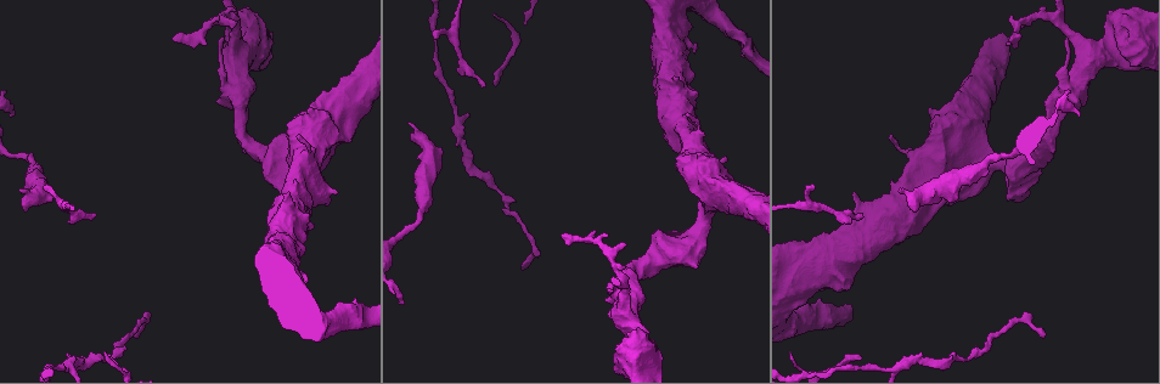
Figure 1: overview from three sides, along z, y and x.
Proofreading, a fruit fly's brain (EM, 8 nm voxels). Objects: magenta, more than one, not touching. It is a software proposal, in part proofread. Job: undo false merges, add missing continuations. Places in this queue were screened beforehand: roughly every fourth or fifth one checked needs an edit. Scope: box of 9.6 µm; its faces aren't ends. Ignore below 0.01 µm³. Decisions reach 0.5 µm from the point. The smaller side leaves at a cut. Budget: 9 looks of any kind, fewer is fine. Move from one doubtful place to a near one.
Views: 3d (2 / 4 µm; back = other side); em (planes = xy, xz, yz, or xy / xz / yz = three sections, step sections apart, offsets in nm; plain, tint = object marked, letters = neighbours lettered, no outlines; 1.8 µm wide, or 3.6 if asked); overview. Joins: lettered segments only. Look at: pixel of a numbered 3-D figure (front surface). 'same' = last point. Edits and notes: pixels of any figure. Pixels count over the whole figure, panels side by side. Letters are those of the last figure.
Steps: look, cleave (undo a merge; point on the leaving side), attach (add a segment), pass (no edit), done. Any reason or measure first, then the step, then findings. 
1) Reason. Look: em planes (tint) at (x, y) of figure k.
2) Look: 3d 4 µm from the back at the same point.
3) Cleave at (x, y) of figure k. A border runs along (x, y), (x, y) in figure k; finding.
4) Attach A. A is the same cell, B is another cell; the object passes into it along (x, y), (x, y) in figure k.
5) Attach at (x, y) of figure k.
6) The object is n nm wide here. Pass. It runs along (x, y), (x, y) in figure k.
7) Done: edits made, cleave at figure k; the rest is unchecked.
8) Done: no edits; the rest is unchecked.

Stops while still wide. Look: em 3.6 µm planes (letters) at (697, 267) of figure 1.

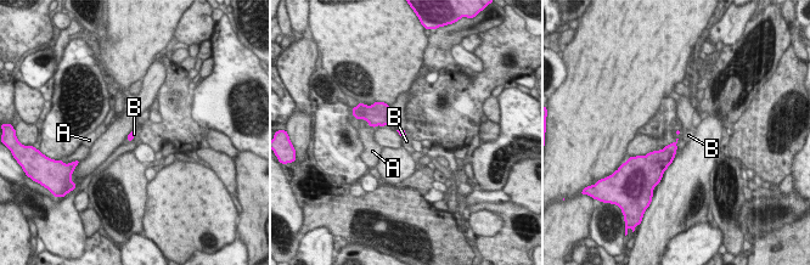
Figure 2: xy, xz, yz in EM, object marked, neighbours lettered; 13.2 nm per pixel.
Attach B. B is the same cell, A is another cell; the object passes into it along (401, 133), (405, 134), (406, 144) in figure 2; the neuron continues.

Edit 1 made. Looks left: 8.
Tapers out. Look: 3d 2 µm at (1068, 40) of figure 1.

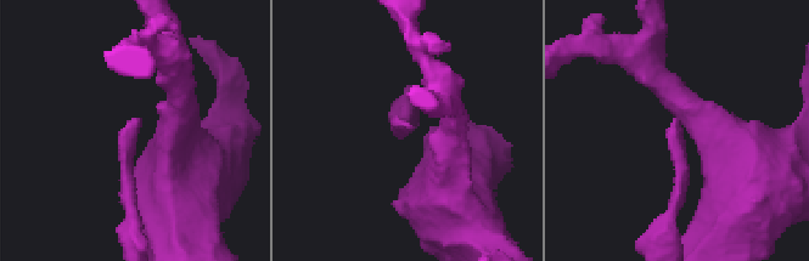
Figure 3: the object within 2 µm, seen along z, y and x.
Shape alone is not enough. Look: em planes (tint) at (136, 119) of figure 3.

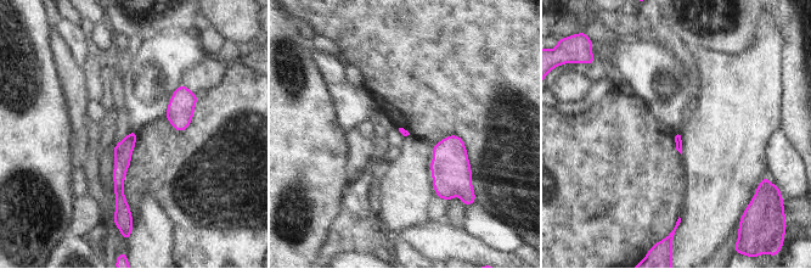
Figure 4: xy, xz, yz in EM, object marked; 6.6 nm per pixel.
What lies round it. Look: em planes (letters) at the same point.

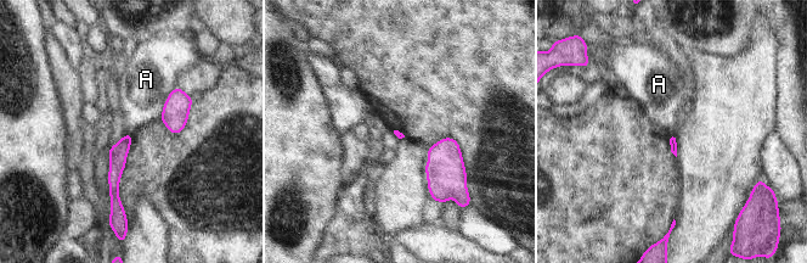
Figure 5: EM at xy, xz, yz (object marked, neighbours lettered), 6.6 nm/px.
Pass. A is another cell; it runs along (129, 136), (118, 152), (114, 207) in figure 5; none of them fits.

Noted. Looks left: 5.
An open end. Look: em planes (letters) at (528, 266) of figure 1.

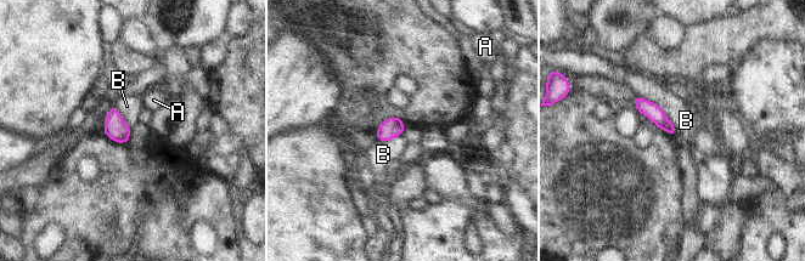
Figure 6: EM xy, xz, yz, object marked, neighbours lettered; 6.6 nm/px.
Pass. A and B are other cells; a border runs along (637, 95), (654, 101), (677, 131) in figure 6; no lettered segment goes on from it.

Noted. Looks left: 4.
Thin end. Look: 3d 4 µm at (496, 83) of figure 1.

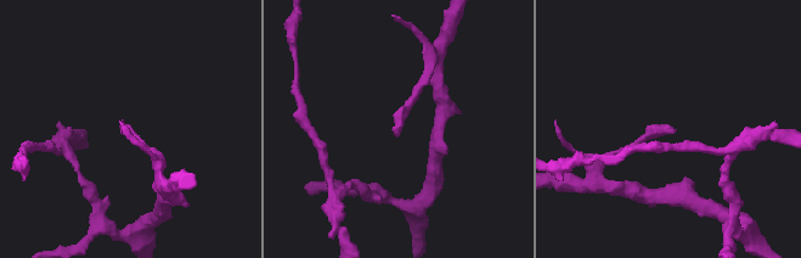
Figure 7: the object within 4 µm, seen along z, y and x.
Look: em planes (tint) at (396, 134) of figure 7.

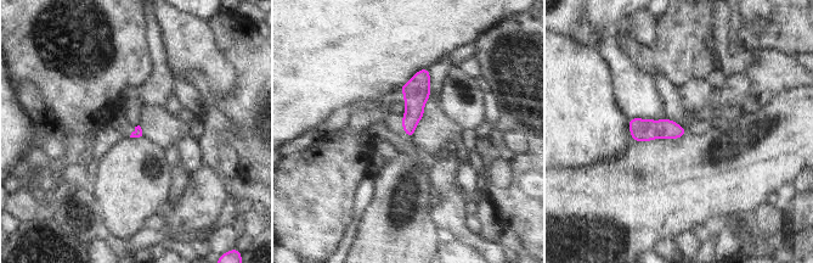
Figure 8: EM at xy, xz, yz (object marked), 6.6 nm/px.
Look: em planes (letters) at the same point.

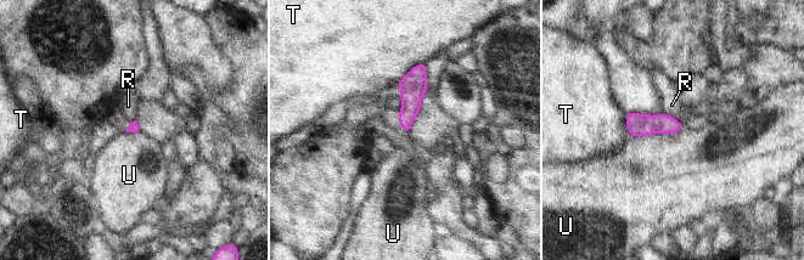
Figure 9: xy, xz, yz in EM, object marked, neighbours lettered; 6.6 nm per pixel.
The longest contact is with U, 380 nm. Pass. R, T and U are other cells; no lettered segment goes on from it.

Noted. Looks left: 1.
Done: edits made, attach at figure 2; the rest is unchecked.

